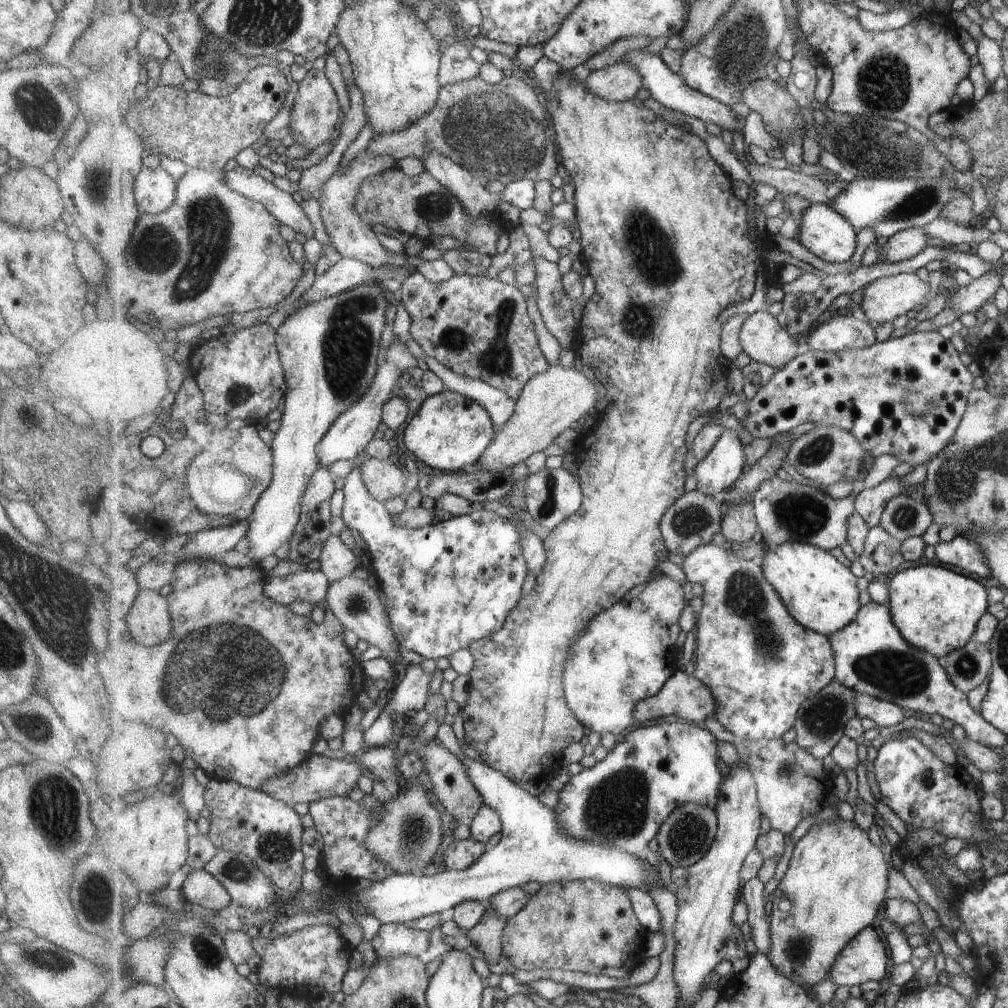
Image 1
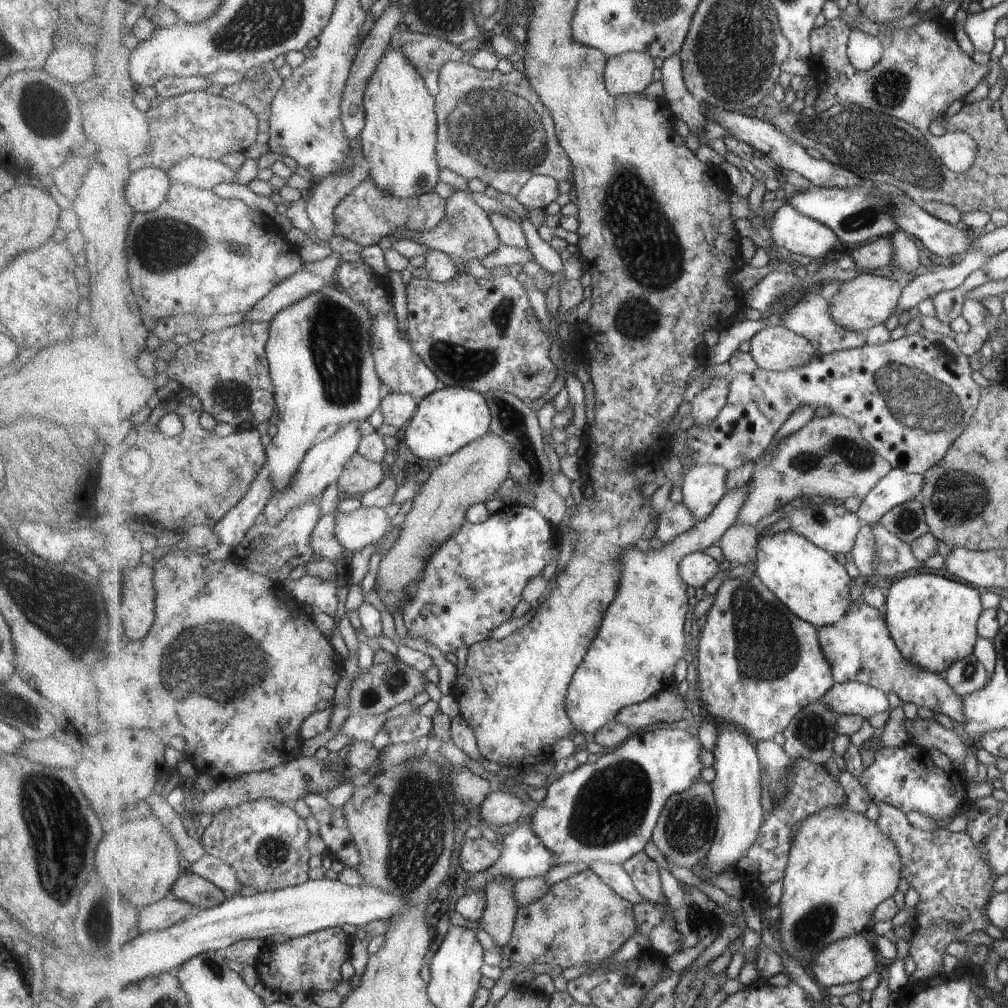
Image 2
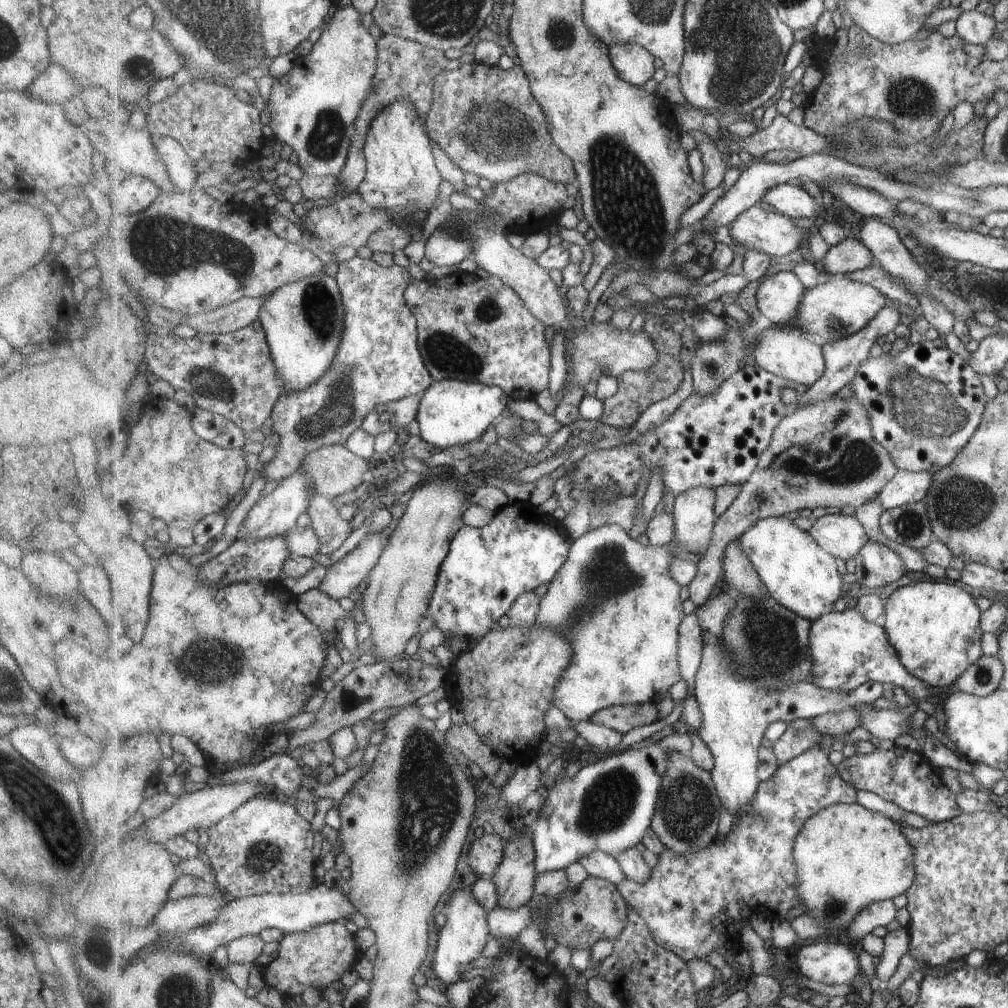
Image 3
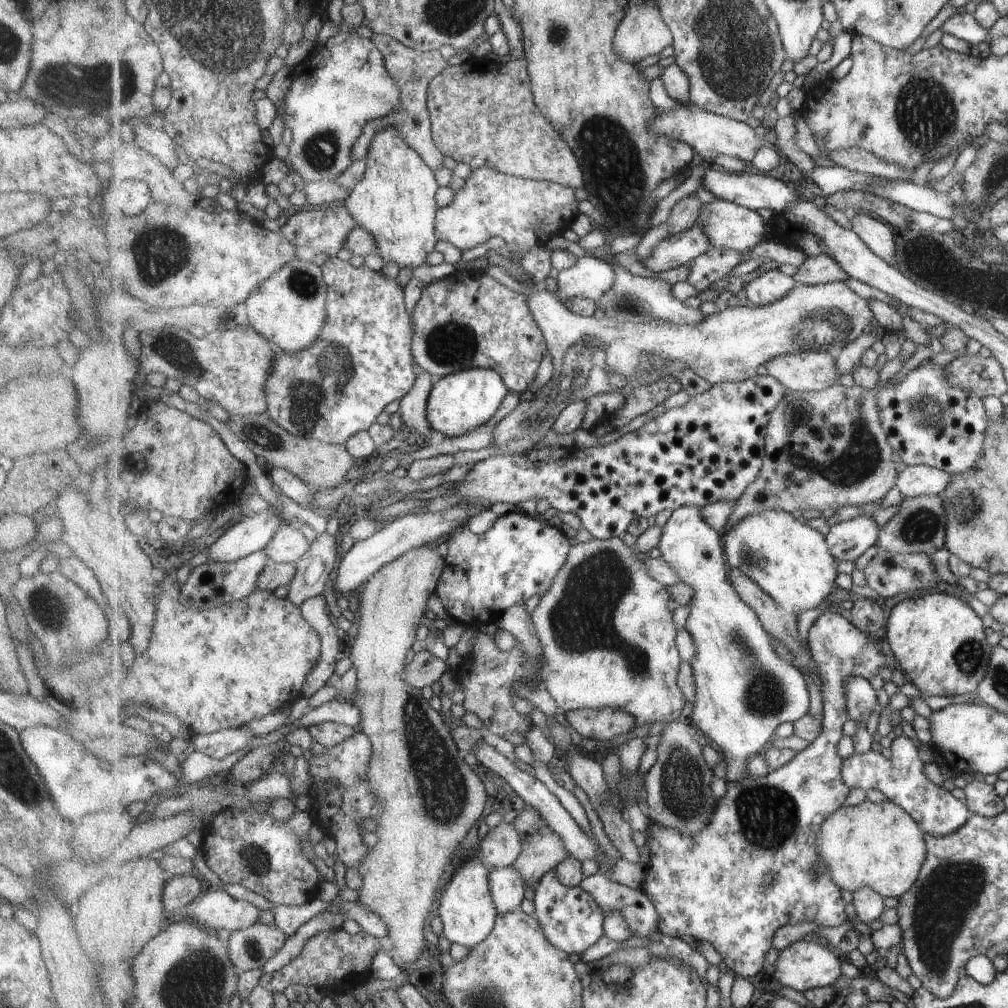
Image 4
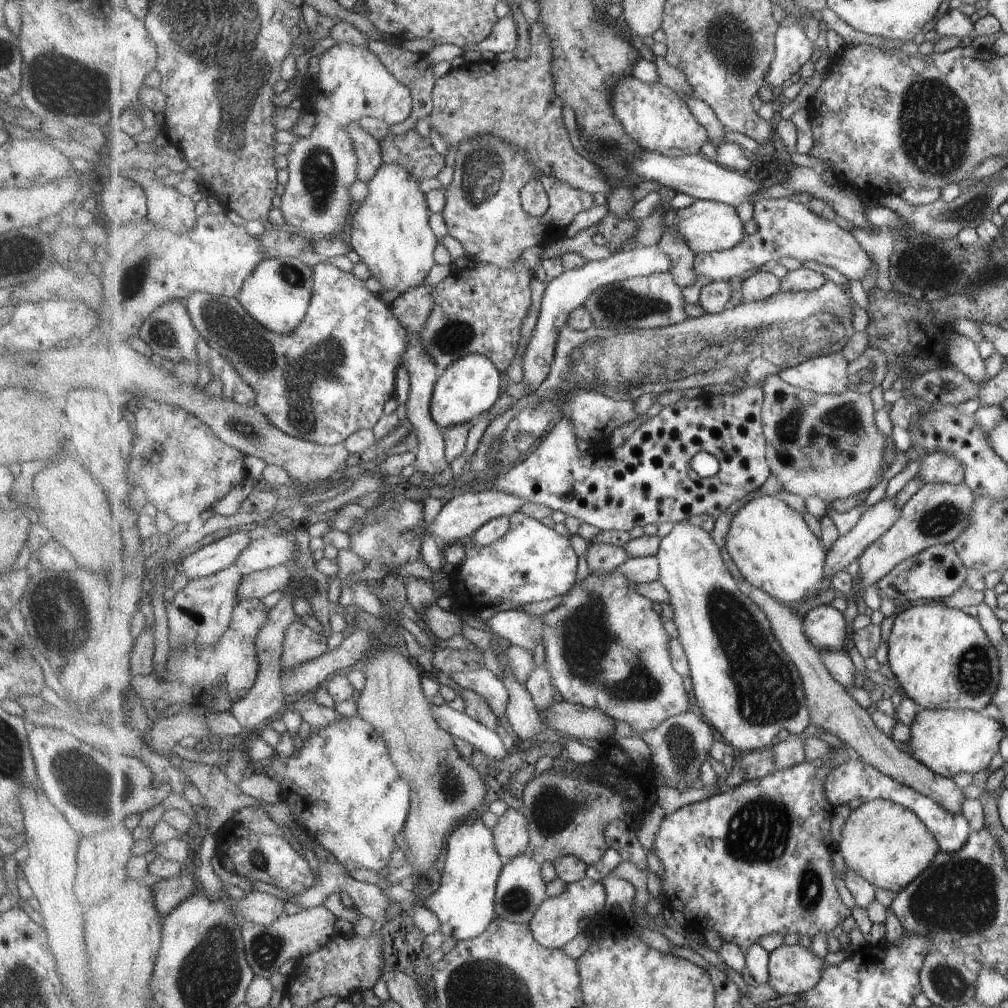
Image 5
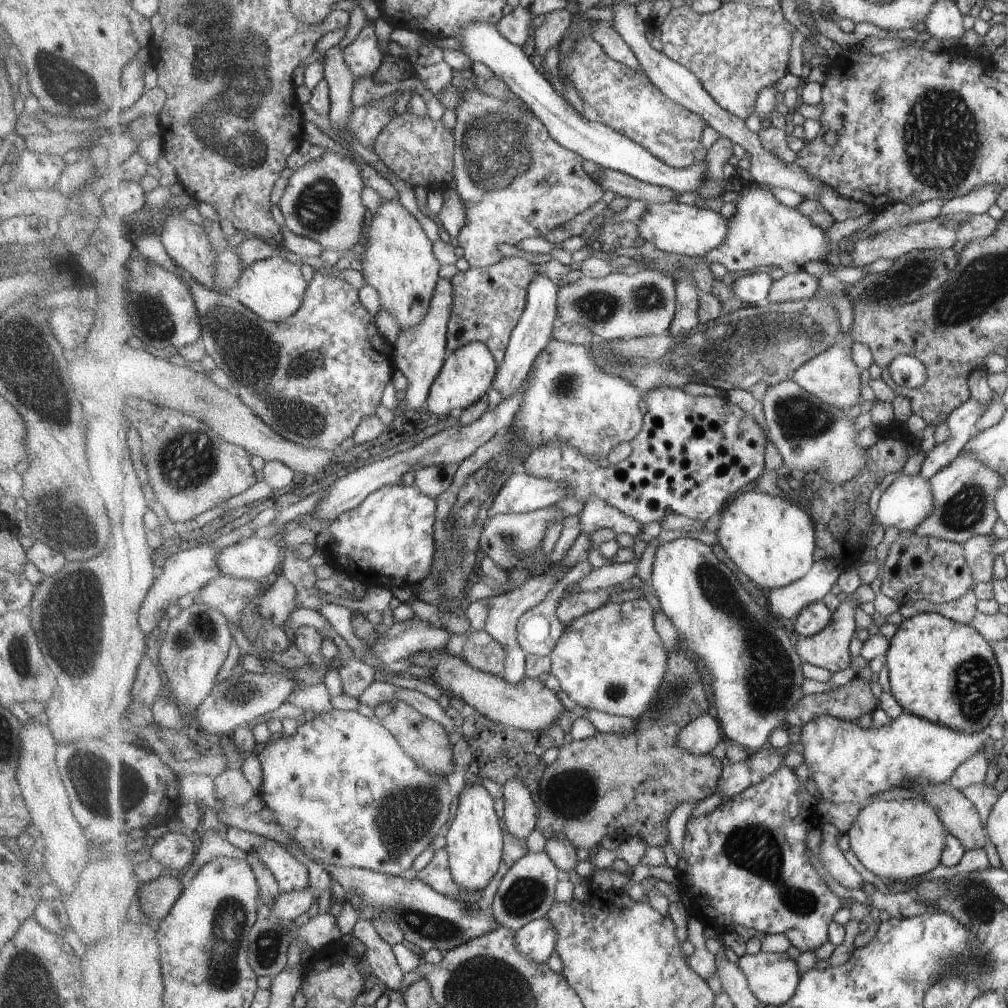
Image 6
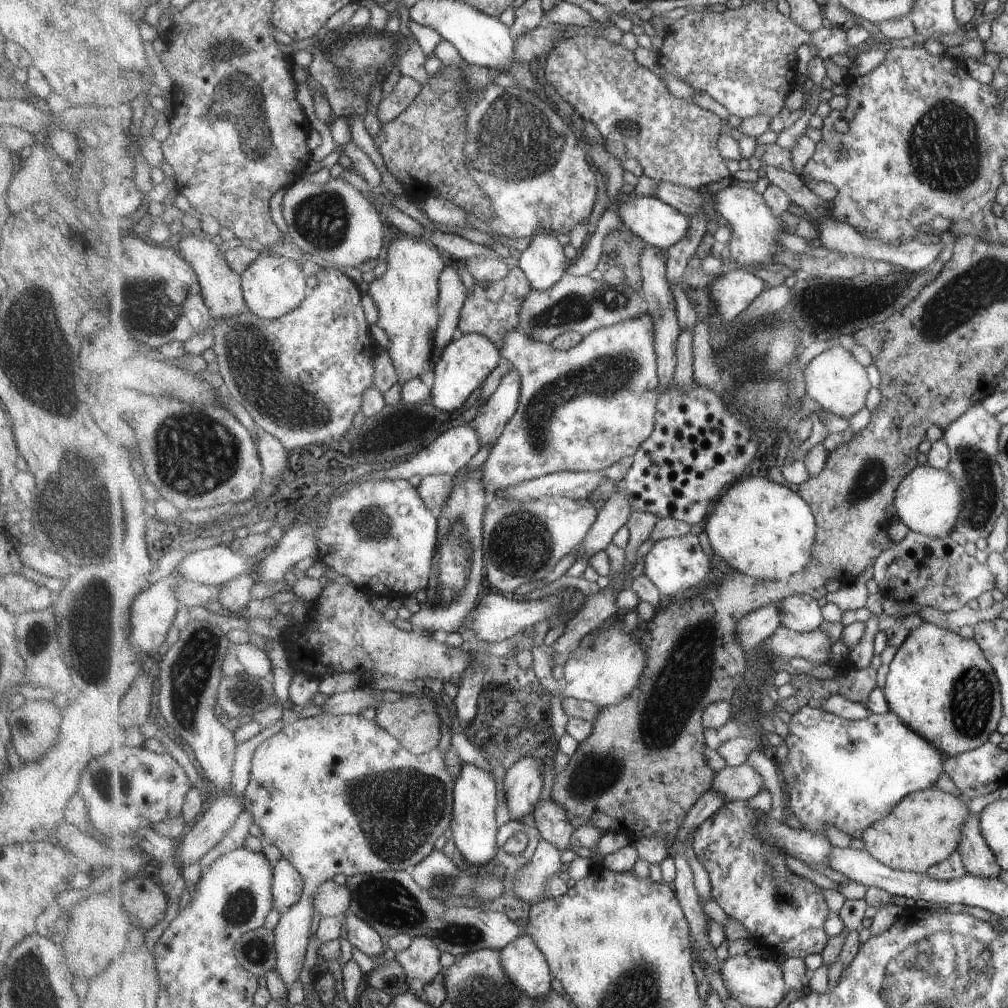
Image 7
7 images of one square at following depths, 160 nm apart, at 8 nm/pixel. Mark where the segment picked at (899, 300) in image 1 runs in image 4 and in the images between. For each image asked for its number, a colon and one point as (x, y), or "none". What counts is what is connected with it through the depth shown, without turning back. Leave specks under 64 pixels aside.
2: (862, 303)
3: (837, 309)
4: (591, 356)

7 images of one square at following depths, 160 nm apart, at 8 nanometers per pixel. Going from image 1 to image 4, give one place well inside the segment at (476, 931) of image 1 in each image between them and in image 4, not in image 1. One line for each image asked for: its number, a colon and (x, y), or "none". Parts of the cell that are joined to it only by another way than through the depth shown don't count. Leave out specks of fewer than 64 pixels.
2: (499, 920)
3: (515, 878)
4: (543, 850)

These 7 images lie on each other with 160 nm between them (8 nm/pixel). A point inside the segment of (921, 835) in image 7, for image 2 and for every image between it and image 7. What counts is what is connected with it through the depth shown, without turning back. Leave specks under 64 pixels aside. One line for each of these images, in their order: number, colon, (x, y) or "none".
2: (842, 867)
3: (848, 857)
4: (880, 845)
5: (885, 842)
6: (900, 839)

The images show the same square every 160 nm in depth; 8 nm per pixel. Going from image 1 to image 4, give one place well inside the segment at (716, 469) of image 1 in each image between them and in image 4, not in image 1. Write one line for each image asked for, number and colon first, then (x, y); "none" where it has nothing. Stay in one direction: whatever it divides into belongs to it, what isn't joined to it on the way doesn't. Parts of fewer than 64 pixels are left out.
2: (704, 486)
3: (695, 513)
4: (745, 690)

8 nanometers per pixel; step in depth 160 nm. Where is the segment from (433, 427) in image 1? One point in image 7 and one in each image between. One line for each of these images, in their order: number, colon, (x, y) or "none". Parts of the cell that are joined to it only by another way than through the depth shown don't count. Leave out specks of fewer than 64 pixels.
2: (447, 421)
3: (452, 412)
4: (459, 403)
5: (472, 385)
6: (468, 374)
7: (465, 365)

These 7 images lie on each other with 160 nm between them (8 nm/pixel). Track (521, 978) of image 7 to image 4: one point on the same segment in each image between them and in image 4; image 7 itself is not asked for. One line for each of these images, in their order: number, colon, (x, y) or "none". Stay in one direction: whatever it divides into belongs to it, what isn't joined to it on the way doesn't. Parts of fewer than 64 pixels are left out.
4: (572, 920)
5: (557, 921)
6: (537, 941)

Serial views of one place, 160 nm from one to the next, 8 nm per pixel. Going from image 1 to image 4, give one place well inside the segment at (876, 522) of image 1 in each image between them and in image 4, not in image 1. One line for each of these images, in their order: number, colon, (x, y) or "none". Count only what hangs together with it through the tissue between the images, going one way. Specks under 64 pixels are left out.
2: (899, 487)
3: (906, 487)
4: (914, 480)

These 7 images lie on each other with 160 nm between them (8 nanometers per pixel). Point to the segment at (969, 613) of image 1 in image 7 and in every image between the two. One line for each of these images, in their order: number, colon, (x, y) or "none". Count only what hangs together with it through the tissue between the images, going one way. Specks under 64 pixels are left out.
2: (934, 620)
3: (935, 626)
4: (940, 644)
5: (942, 658)
6: (945, 671)
7: (940, 683)

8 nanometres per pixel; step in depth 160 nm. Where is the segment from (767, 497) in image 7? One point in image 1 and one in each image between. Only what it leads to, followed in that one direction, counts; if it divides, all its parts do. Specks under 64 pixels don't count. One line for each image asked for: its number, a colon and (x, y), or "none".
1: (822, 594)
2: (808, 580)
3: (798, 572)
4: (792, 562)
5: (771, 544)
6: (773, 542)

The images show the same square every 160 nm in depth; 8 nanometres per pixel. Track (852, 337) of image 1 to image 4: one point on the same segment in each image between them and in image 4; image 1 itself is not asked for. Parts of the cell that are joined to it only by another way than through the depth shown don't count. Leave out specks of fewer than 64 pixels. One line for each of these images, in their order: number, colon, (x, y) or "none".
2: (811, 318)
3: (779, 297)
4: (774, 285)

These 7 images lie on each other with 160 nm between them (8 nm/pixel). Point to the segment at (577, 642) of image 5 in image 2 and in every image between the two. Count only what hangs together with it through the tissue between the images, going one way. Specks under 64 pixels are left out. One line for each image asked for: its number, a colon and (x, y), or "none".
2: (642, 638)
3: (617, 598)
4: (609, 639)

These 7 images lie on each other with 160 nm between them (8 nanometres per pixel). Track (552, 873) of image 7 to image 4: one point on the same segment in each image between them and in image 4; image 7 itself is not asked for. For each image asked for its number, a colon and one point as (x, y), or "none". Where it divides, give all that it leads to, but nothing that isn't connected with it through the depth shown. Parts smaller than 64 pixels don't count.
4: (508, 887)
5: (521, 890)
6: (527, 893)

